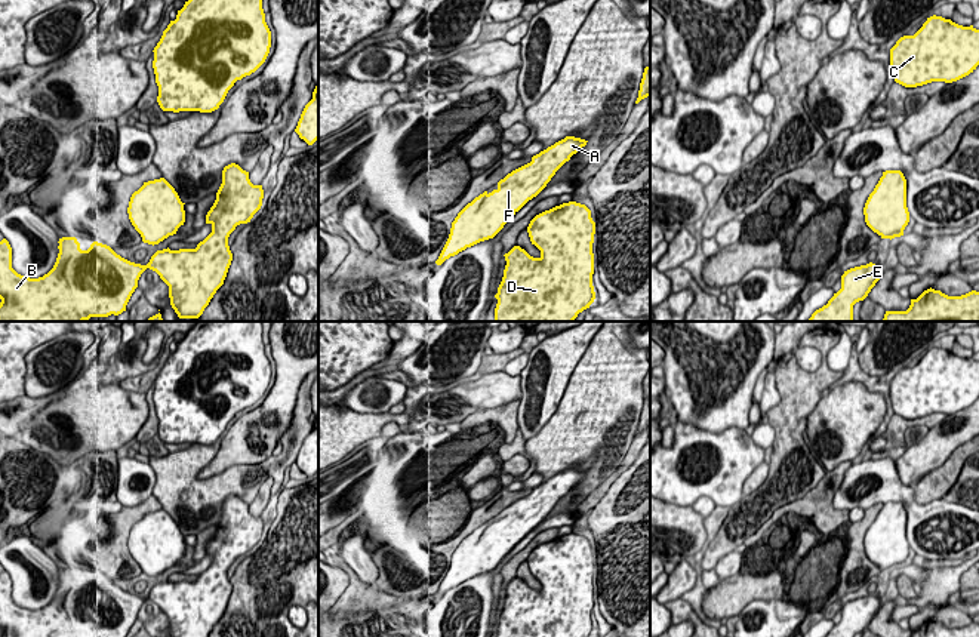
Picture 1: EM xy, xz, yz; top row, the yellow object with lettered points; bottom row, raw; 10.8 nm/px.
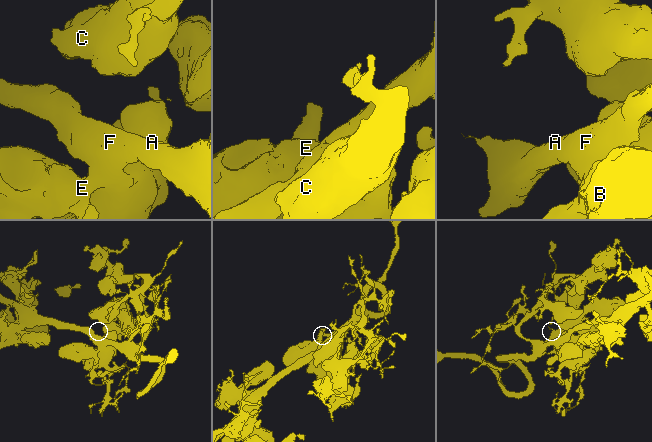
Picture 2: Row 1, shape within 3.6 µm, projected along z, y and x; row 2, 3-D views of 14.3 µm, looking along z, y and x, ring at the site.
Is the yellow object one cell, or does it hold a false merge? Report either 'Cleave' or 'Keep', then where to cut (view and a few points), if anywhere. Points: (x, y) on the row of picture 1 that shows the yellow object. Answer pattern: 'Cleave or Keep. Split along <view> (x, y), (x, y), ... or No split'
Keep. No split

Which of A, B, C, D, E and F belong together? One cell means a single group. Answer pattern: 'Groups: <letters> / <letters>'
Groups: A B C D E F

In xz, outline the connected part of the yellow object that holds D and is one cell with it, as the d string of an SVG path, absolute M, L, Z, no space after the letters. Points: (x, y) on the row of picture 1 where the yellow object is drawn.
M576 201L563 203L536 215L530 221L527 233L532 244L541 250L541 256L533 258L520 246L514 246L504 255L507 265L498 293L495 295L498 299L495 321L573 321L595 299L592 286L595 222L591 218L591 210Z

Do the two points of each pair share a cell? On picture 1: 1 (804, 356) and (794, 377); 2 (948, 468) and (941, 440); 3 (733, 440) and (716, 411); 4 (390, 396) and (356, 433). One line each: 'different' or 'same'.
1: different
2: different
3: different
4: different

